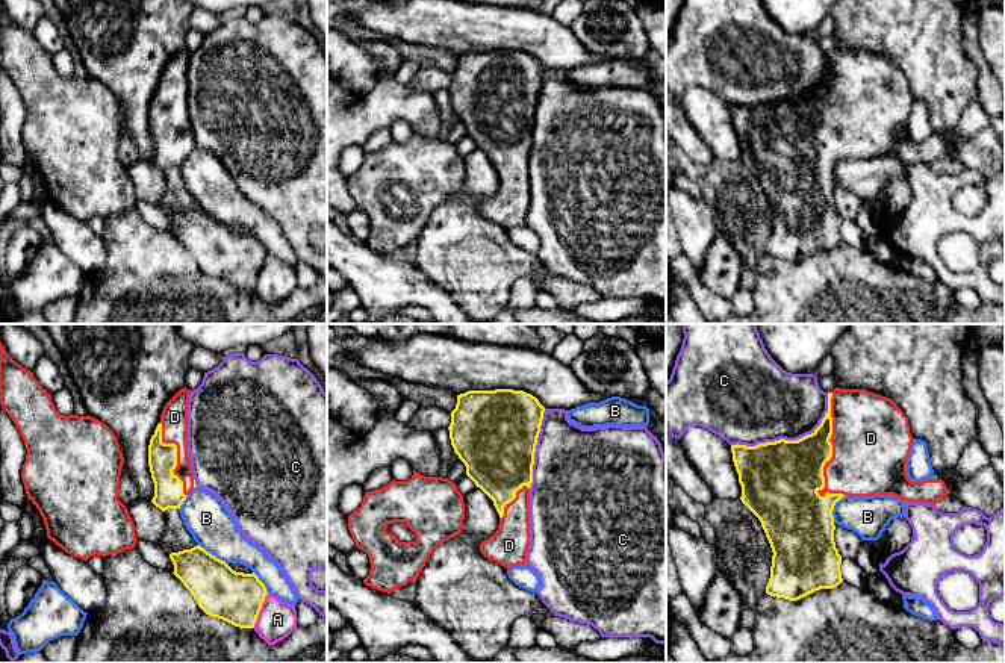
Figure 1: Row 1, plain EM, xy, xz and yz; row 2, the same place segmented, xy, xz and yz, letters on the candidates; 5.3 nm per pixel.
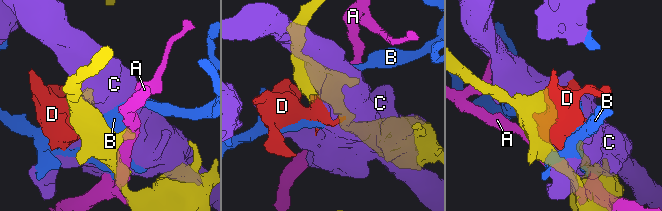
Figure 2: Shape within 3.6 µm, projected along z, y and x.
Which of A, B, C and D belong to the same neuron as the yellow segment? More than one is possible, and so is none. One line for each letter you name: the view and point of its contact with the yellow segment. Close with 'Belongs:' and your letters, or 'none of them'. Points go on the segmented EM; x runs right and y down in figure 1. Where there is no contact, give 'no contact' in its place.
D: yz (831, 445)
Belongs: D

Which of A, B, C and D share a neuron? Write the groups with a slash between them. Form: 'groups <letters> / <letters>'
groups A / B / C / D

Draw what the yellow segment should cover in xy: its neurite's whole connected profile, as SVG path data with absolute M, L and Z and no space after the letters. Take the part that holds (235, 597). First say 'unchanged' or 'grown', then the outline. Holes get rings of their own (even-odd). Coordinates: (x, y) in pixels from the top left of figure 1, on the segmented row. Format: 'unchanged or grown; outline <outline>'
unchanged; outline M200 545L171 552L170 559L174 565L173 574L206 615L239 628L254 628L268 595L254 572L236 572Z

